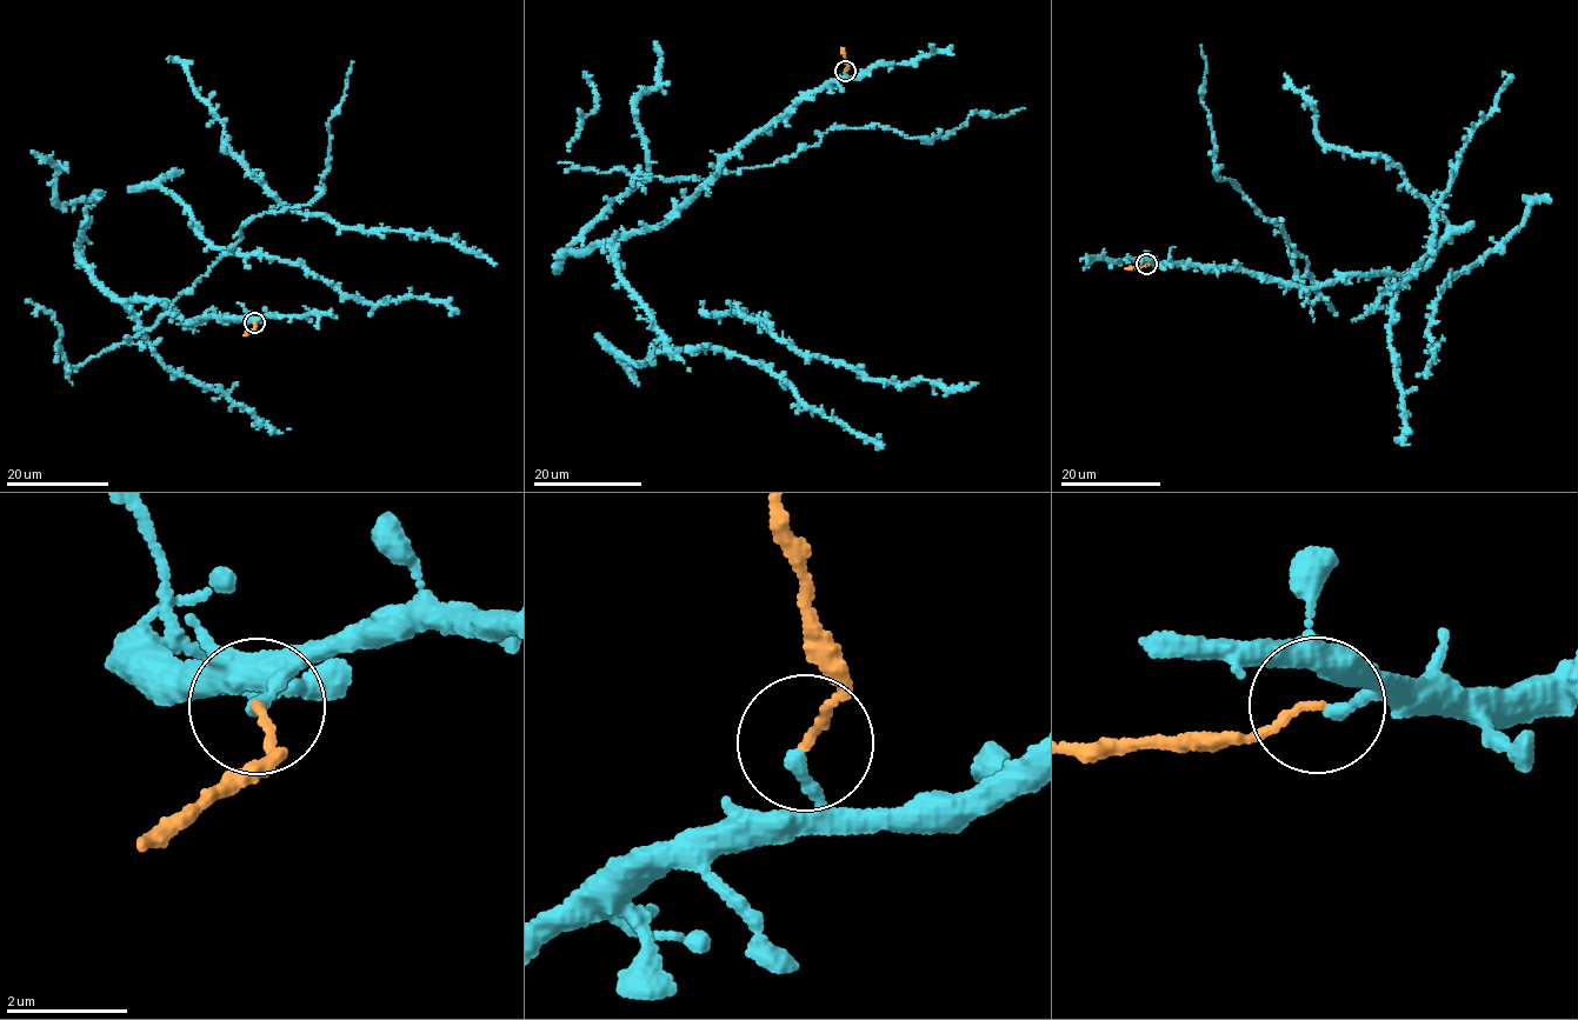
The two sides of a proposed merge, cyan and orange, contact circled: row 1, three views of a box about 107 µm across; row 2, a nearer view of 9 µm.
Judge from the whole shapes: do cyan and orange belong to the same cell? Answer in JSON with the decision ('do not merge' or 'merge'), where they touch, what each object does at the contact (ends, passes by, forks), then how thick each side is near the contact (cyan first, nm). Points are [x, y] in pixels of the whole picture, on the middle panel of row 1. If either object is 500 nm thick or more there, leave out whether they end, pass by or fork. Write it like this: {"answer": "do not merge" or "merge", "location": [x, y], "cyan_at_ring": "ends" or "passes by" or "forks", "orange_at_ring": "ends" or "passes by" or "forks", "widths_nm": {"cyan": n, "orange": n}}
{"answer": "do not merge", "location": [845, 71], "cyan_at_ring": "ends", "orange_at_ring": "ends", "widths_nm": {"cyan": 220, "orange": 130}}

